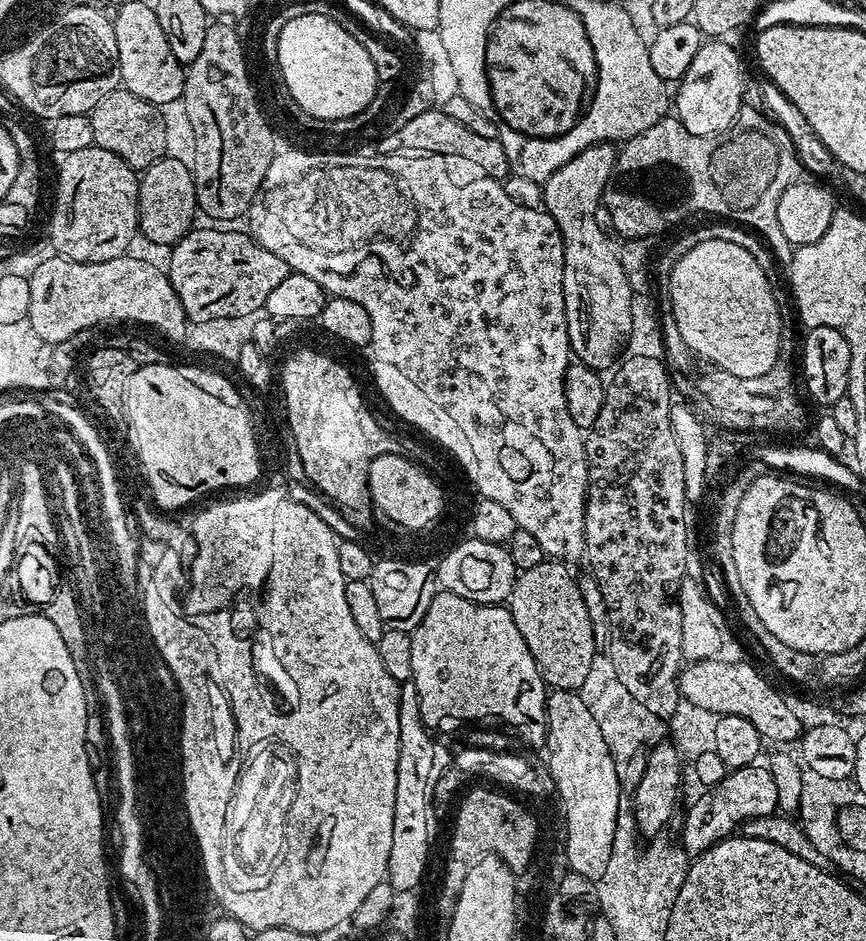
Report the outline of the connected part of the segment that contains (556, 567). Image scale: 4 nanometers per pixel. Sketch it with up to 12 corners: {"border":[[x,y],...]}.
{"border":[[546,558],[510,611],[545,685],[578,690],[598,653],[577,577]]}

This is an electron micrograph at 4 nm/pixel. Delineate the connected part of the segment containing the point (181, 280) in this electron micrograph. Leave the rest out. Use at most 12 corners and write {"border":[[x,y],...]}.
{"border":[[193,227],[166,259],[192,324],[251,317],[290,271],[247,231]]}

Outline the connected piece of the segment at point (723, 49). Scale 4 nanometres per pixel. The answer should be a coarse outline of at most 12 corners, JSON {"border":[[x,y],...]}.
{"border":[[716,38],[674,92],[690,134],[719,136],[744,100],[740,56]]}

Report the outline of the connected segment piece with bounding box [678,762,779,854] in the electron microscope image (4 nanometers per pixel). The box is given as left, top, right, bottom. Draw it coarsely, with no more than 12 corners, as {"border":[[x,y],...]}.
{"border":[[763,763],[733,768],[688,808],[678,835],[699,854],[778,809]]}

